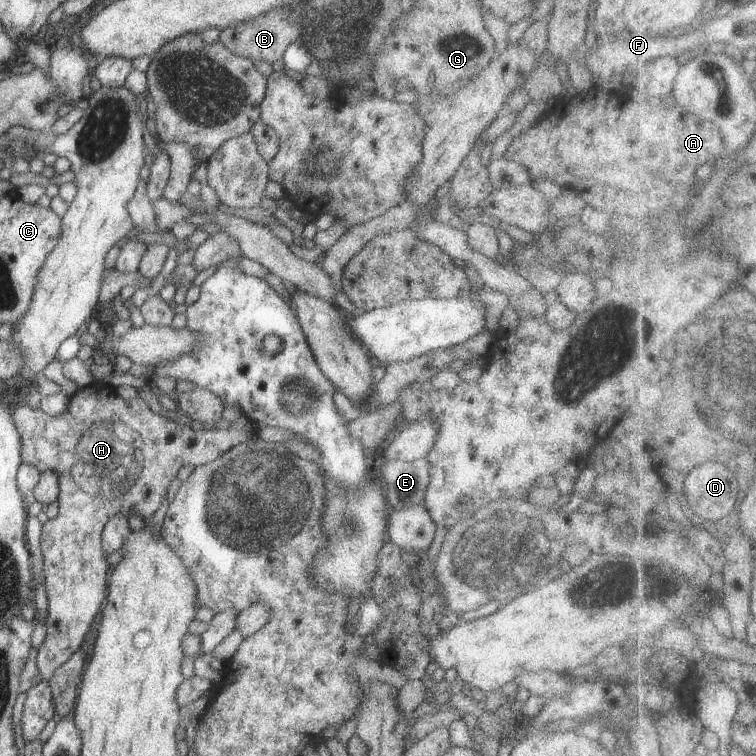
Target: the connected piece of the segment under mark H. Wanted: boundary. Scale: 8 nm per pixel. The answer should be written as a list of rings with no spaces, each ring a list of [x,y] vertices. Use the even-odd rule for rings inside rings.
[[[104,382],[78,389],[70,396],[68,408],[62,416],[50,417],[40,409],[31,409],[25,402],[13,403],[11,415],[20,435],[22,461],[34,465],[41,473],[48,470],[55,472],[60,490],[58,516],[43,524],[40,542],[48,608],[43,619],[46,636],[39,647],[36,664],[40,676],[48,682],[54,676],[54,670],[66,664],[70,656],[82,648],[84,638],[108,596],[110,564],[101,545],[106,522],[120,514],[127,519],[140,516],[147,524],[164,504],[170,484],[184,465],[199,467],[216,460],[233,446],[248,441],[253,429],[235,430],[223,423],[216,428],[196,431],[190,425],[154,413],[140,395],[123,399]]]

